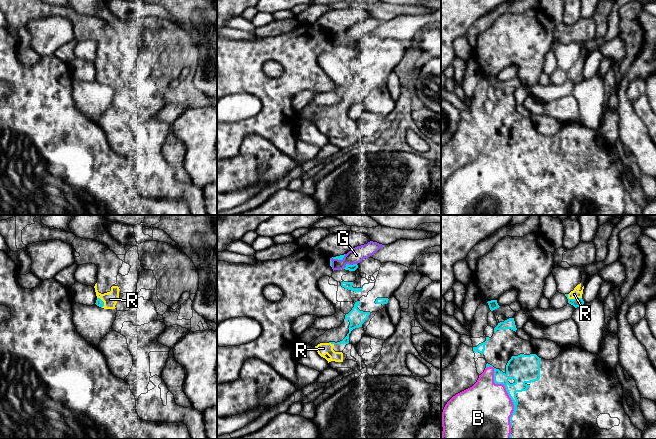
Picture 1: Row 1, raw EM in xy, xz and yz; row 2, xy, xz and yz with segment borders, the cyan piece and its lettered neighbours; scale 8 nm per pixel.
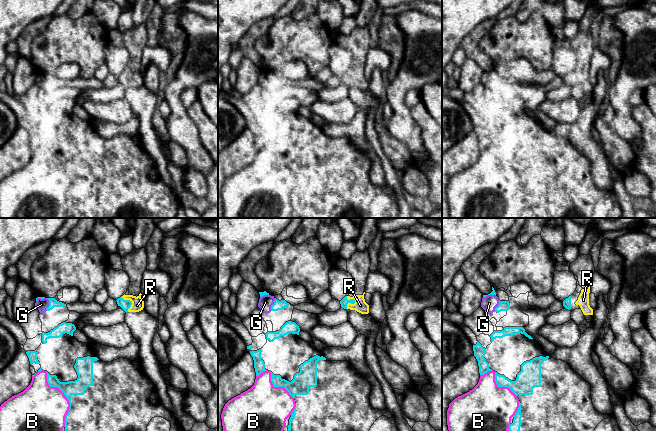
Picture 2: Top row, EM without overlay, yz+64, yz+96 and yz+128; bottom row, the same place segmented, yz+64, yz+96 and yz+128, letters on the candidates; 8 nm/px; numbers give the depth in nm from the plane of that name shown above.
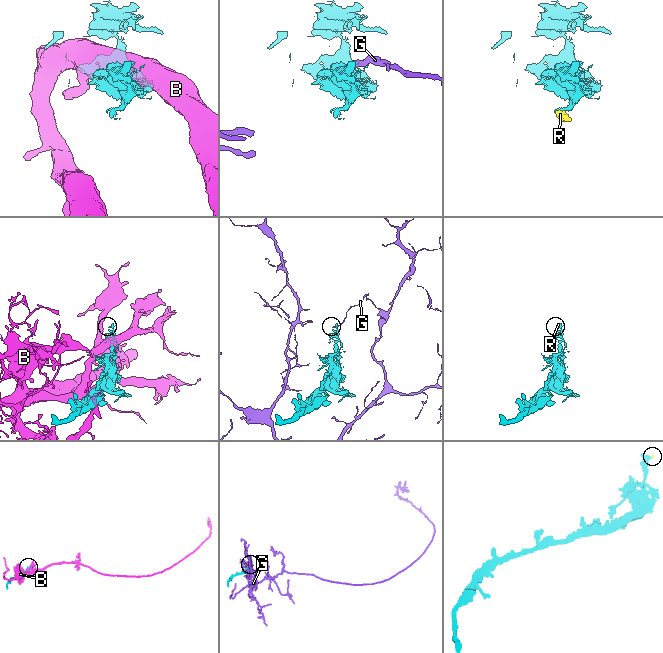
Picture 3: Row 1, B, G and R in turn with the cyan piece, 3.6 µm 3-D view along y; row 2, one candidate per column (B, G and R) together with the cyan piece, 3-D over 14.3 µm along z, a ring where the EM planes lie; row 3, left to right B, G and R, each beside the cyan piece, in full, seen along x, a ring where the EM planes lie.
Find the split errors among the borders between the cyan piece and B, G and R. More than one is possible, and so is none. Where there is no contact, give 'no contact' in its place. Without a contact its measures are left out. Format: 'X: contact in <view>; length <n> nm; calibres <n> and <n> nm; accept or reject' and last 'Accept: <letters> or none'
B: contact in yz; length 550 nm; calibres 220 and 440 nm; reject
G: contact in xz; length 140 nm; calibres 50 and 120 nm; reject
R: contact in yz; length 120 nm; calibres 70 and 70 nm; reject
Accept: none

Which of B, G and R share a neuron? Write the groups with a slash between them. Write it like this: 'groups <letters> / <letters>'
groups B / G / R

